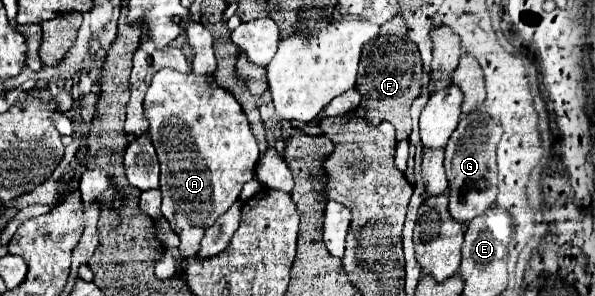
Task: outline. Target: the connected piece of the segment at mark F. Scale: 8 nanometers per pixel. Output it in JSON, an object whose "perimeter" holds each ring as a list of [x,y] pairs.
{"perimeter":[[[396,16],[382,26],[382,36],[374,38],[362,54],[356,82],[356,90],[362,96],[356,114],[374,126],[380,122],[390,122],[396,128],[396,140],[406,140],[410,136],[410,106],[422,90],[422,58],[418,46],[408,40],[408,34],[402,34],[402,30],[408,30],[402,16]]]}

